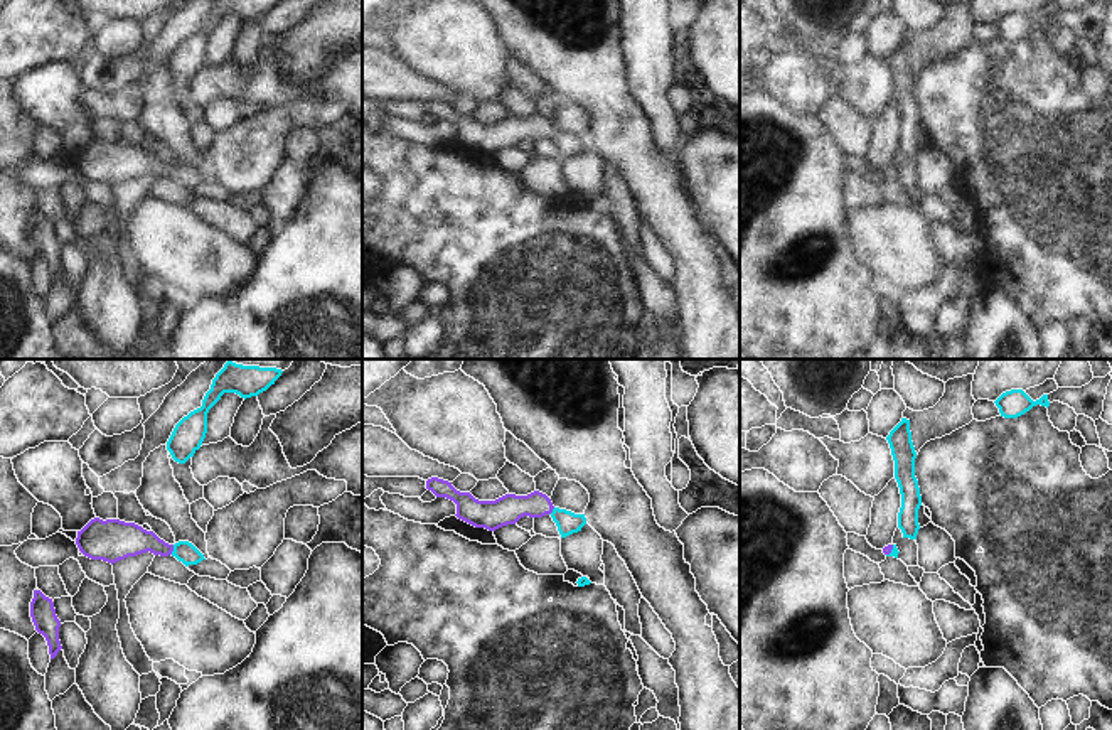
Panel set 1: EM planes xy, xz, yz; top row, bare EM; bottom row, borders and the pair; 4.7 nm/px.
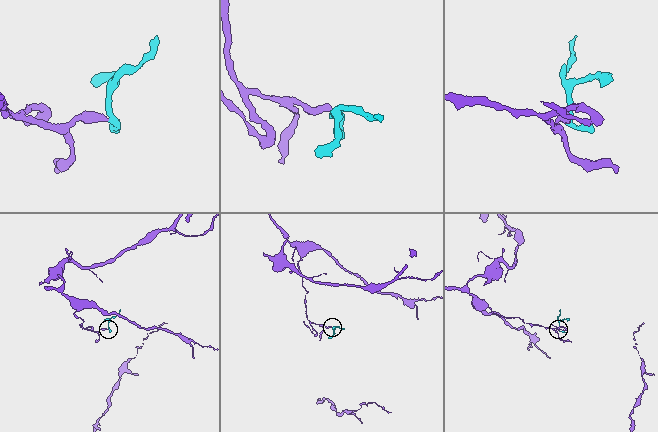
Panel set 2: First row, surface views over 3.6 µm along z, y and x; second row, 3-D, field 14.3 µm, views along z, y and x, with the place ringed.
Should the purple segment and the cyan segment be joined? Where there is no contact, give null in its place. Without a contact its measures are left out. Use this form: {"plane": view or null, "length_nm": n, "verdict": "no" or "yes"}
{"plane": "xy", "length_nm": 50, "verdict": "yes"}

